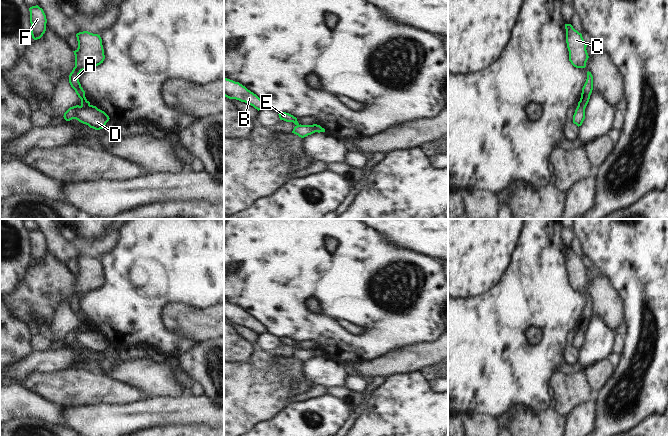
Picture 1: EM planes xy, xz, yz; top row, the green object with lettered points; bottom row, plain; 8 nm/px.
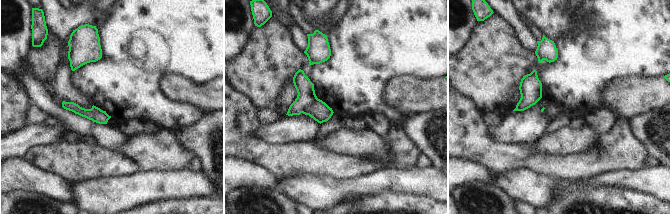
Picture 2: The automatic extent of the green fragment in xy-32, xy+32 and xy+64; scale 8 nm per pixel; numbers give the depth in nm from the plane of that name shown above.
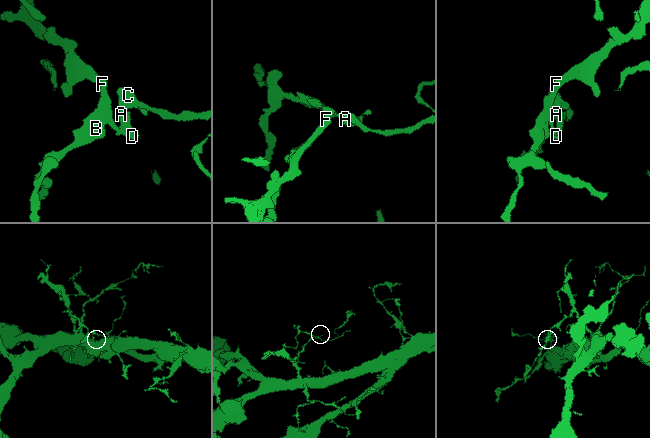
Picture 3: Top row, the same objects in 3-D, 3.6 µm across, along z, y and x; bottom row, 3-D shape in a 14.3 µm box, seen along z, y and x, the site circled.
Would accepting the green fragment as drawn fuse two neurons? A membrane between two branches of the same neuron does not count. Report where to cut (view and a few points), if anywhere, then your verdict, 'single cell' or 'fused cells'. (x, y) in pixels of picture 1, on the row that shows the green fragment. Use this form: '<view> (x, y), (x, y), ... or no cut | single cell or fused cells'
xy (90, 105), (84, 108), (73, 107) | fused cells

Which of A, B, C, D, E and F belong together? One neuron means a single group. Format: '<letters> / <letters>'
A C / B D E F

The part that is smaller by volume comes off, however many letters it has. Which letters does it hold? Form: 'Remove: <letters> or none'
Remove: A, C.

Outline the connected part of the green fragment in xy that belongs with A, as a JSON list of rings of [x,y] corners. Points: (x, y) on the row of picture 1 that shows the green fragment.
[[[83,31],[77,33],[76,37],[78,48],[73,51],[75,55],[75,67],[69,75],[69,83],[81,99],[80,106],[73,106],[75,109],[79,109],[90,106],[90,102],[85,97],[85,91],[79,82],[79,74],[83,70],[87,70],[103,63],[105,55],[100,35]]]

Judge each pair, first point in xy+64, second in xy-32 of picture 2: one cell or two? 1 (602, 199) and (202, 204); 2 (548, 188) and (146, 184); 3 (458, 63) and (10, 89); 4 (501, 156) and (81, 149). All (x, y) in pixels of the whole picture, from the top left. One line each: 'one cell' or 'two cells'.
1: one cell
2: one cell
3: two cells
4: one cell

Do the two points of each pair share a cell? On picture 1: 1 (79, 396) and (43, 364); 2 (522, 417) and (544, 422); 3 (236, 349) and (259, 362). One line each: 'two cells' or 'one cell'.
1: two cells
2: one cell
3: two cells

